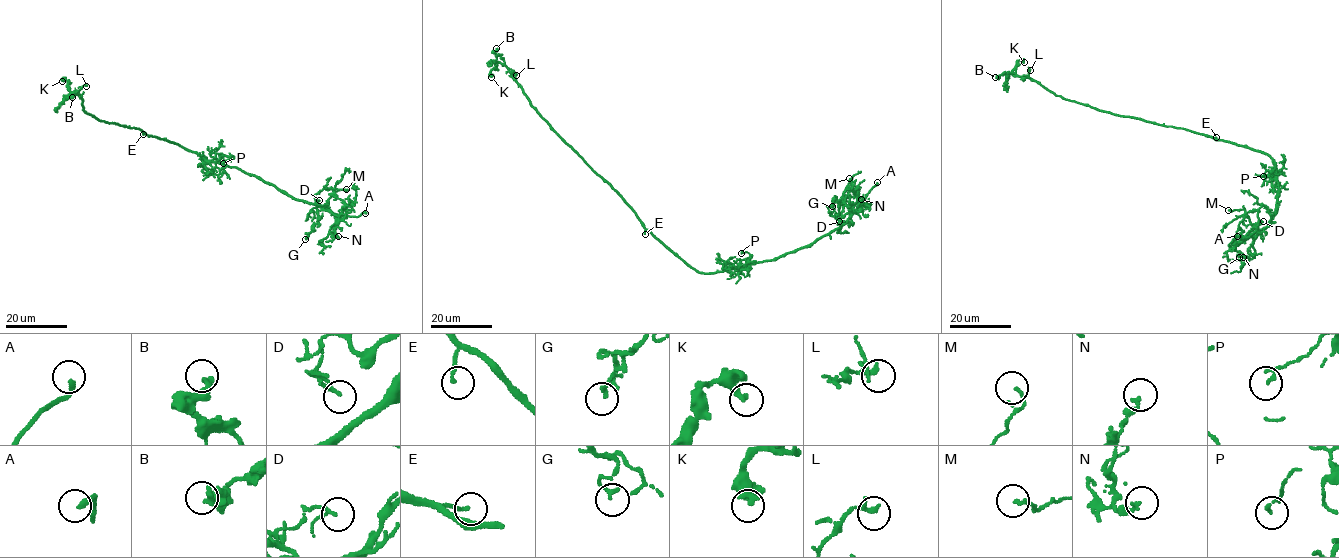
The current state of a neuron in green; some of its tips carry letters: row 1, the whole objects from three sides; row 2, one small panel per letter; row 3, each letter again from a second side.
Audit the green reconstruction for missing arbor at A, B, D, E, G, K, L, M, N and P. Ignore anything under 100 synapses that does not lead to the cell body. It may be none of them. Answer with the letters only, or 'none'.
A

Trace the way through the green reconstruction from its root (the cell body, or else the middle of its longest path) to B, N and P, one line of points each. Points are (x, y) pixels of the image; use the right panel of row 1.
B: (1239, 145), (1184, 128), (1099, 111), (1055, 95), (1029, 78), (1010, 72), (995, 77)
N: (1239, 145), (1272, 158), (1280, 191), (1271, 221), (1253, 242), (1255, 251), (1243, 257)
P: (1239, 145), (1272, 158), (1275, 175), (1272, 170), (1267, 170), (1263, 176)

